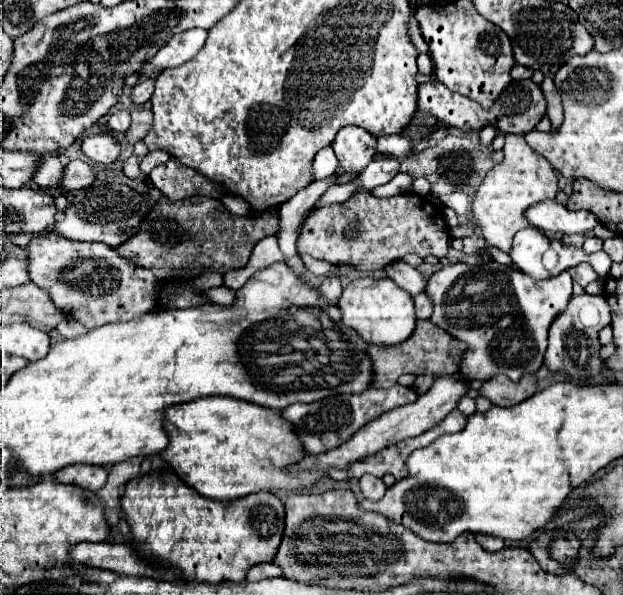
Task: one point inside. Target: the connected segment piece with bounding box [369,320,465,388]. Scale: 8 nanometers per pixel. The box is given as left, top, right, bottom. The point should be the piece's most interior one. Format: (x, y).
(430, 350)

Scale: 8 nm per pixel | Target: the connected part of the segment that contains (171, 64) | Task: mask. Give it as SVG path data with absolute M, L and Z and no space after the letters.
M185 30L181 34L175 34L151 60L145 62L145 66L141 66L141 70L131 74L125 80L125 84L135 86L141 76L153 76L161 70L183 66L203 48L205 38L207 38L205 30Z

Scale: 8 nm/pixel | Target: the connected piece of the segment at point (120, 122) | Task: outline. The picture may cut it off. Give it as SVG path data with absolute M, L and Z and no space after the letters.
M119 110L109 116L109 128L113 132L125 132L129 128L129 124L131 124L131 116L127 110Z

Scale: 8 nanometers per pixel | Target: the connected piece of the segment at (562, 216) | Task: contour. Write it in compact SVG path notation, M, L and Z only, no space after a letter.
M543 200L525 210L525 220L539 230L559 230L563 234L575 234L593 230L597 216L585 210L569 210L557 200Z

